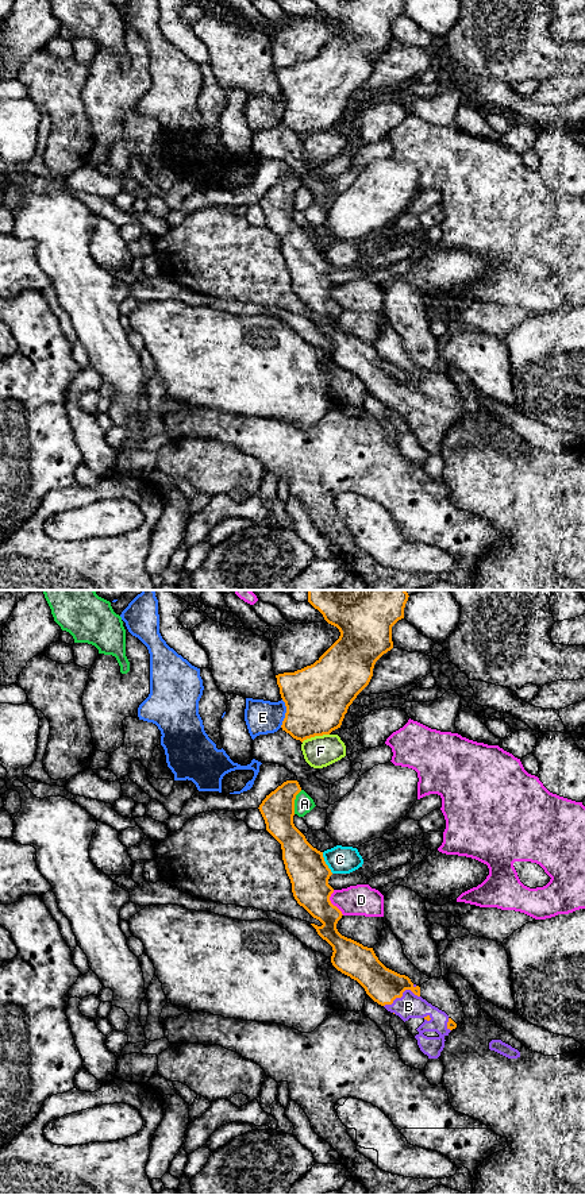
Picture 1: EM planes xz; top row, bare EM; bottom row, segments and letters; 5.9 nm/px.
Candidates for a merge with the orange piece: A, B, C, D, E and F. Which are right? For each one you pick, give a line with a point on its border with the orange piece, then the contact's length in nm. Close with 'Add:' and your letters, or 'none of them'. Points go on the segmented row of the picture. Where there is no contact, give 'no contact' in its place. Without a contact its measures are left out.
B: xz (401, 995) | 220 nm
Add: B

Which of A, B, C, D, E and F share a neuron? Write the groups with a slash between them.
A / B / C / D / E / F

